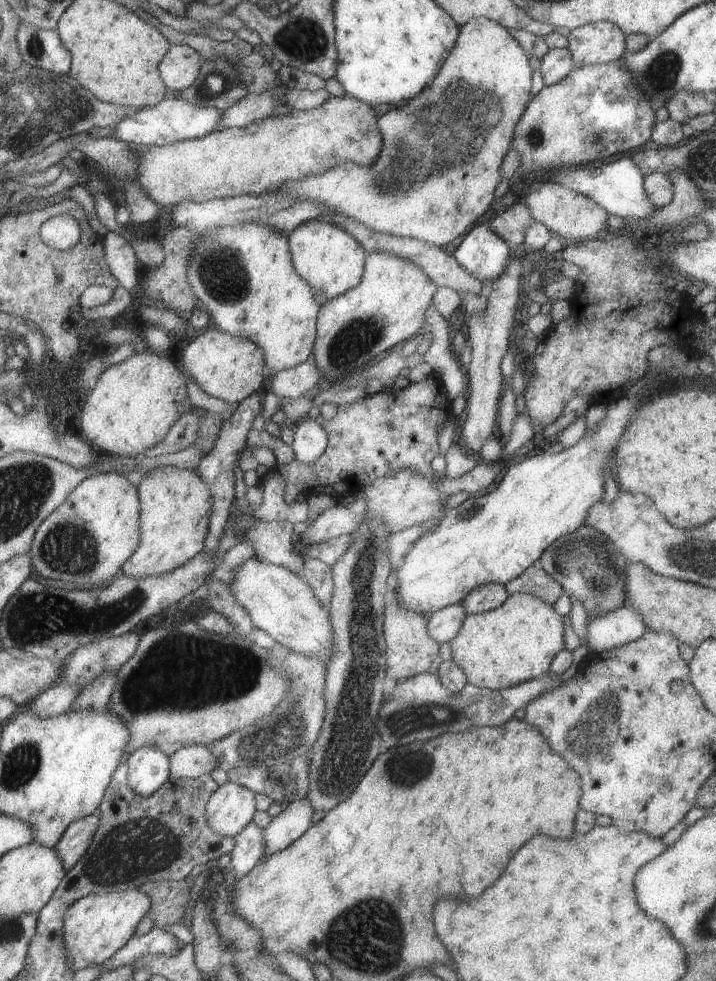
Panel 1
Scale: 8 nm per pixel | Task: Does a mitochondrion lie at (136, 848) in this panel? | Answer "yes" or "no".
yes

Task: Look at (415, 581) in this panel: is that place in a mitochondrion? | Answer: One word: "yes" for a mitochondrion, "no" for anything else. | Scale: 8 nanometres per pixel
no

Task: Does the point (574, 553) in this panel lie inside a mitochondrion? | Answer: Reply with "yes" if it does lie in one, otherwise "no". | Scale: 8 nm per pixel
yes

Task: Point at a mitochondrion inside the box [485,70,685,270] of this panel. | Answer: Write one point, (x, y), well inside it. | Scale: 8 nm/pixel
(533, 138)

